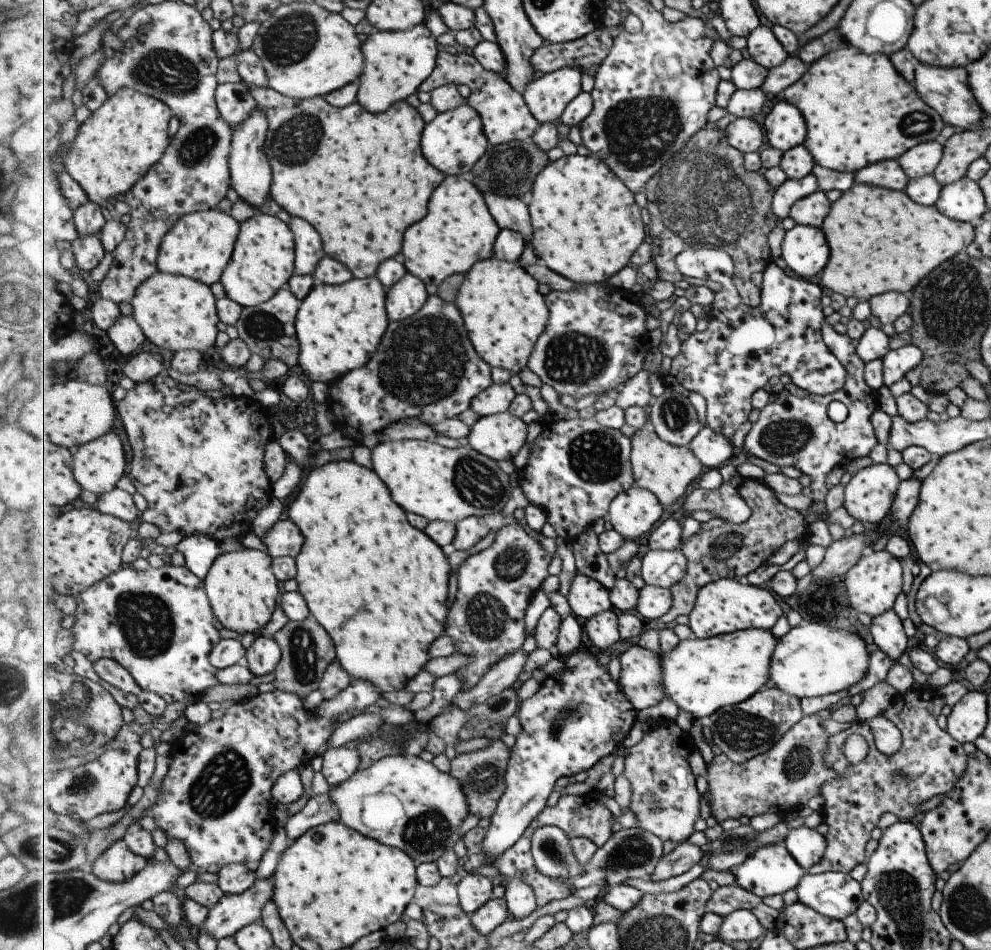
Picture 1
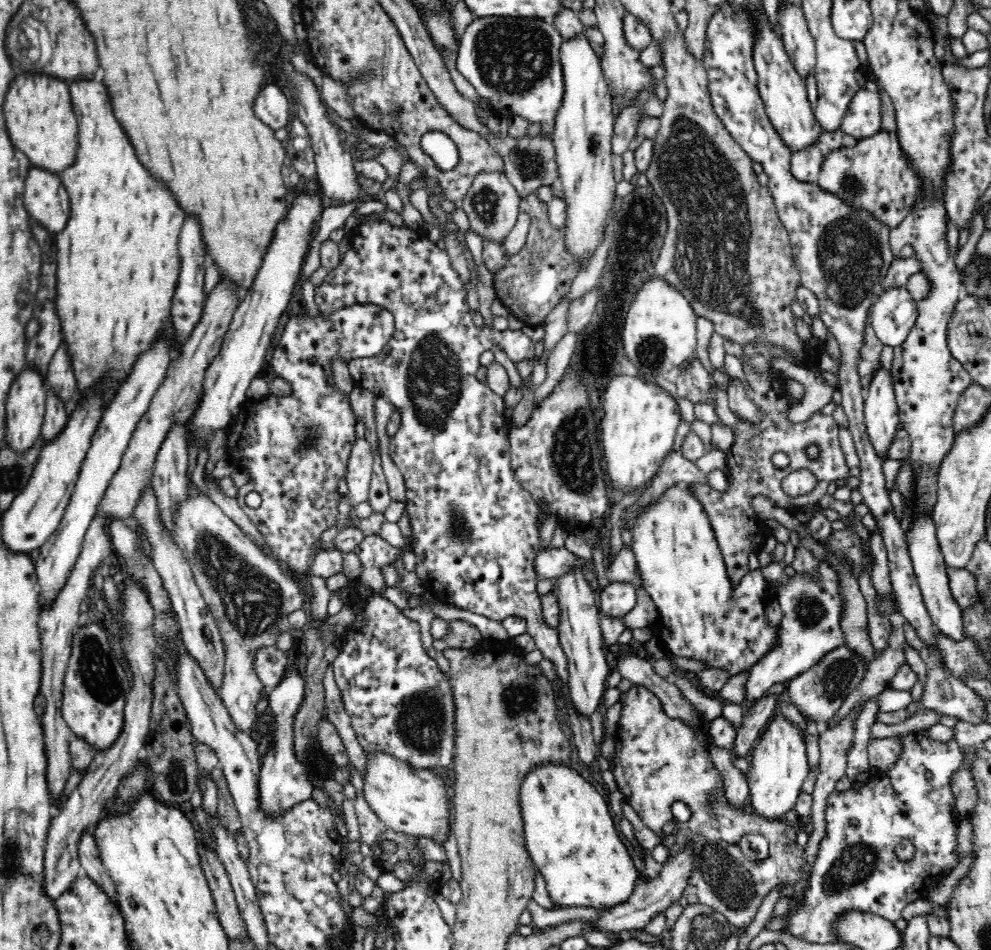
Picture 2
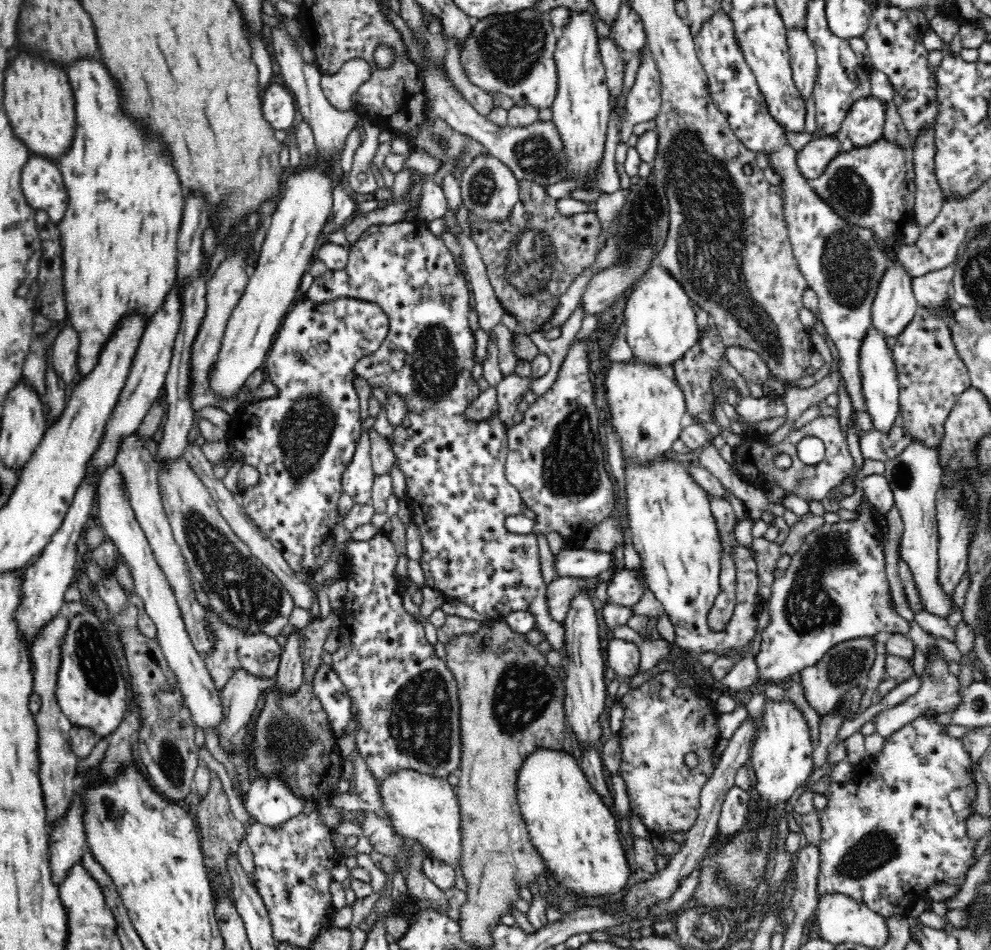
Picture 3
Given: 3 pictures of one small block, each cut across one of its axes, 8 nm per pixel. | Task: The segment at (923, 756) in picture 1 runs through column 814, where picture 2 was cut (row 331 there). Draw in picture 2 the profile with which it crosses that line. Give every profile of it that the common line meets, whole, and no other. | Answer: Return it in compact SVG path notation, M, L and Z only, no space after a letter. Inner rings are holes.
M869 319L866 328L867 331L863 336L863 346L859 350L858 363L860 385L862 385L864 392L867 392L873 374L877 372L878 366L881 364L881 352L883 350L883 344L876 337Z

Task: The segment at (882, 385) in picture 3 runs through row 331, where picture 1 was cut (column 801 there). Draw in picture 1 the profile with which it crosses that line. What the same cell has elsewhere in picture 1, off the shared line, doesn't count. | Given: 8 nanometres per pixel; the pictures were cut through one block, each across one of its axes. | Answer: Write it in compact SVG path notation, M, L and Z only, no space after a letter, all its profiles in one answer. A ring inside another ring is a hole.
M784 843L764 845L756 852L751 853L747 860L733 871L734 884L741 886L747 893L761 897L763 900L795 889L800 884L804 874L805 871L801 869L801 866L789 853Z

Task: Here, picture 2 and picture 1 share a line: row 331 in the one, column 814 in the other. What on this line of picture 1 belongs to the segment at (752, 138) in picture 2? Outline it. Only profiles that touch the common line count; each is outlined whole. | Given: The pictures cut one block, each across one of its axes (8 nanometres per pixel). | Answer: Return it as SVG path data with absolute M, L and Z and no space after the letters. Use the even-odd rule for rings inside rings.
M803 826L790 830L784 844L805 872L820 863L826 850L825 836Z

